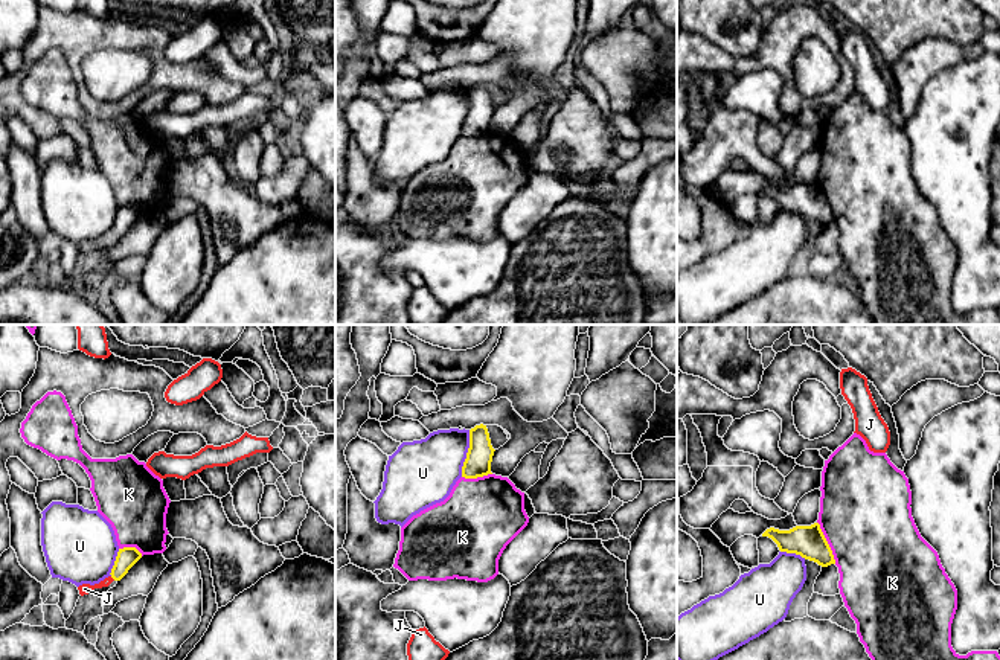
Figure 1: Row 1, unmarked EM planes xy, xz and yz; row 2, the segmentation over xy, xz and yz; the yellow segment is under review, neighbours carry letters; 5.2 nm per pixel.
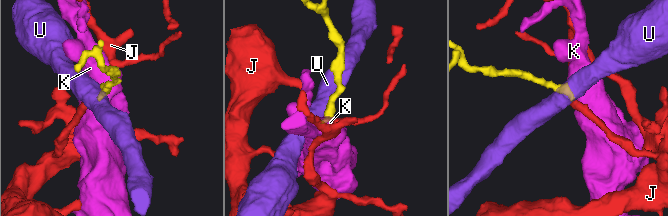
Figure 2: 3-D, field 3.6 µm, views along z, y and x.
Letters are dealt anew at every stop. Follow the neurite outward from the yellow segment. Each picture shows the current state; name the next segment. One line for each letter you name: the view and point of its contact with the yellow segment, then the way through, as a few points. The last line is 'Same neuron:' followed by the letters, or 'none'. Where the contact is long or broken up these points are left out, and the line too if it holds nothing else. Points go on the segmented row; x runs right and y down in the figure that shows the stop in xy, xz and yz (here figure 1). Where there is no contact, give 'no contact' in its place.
J: xy (113, 578) | across xy (127, 557), (113, 578), (99, 586), (84, 589)
Same neuron: J

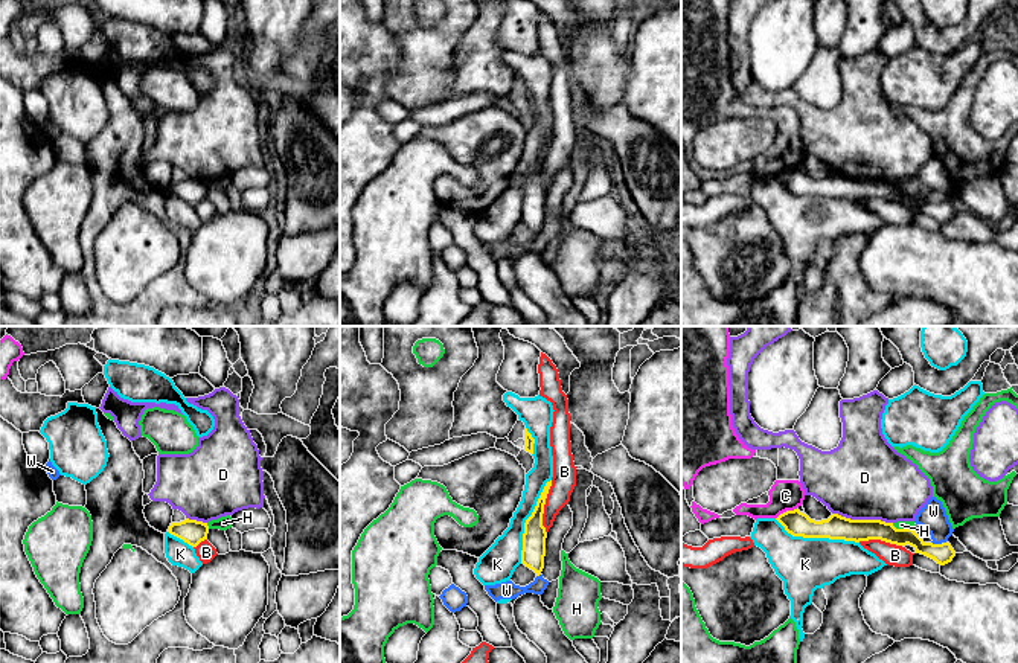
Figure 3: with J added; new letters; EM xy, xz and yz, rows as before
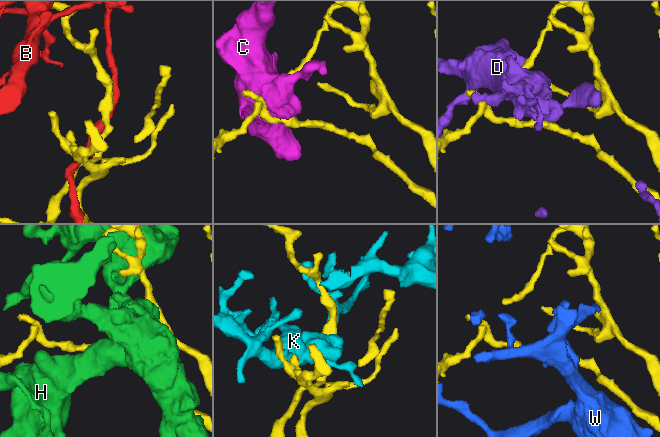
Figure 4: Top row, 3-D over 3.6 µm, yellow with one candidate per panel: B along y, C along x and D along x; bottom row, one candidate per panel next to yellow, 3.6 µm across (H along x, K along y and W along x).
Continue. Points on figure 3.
Same neuron: none

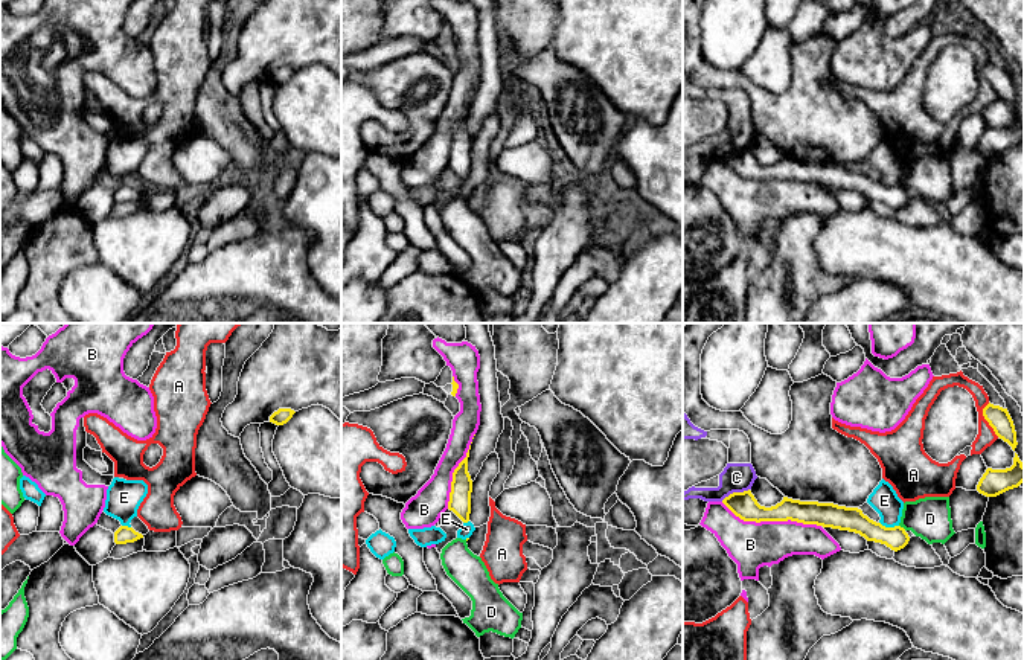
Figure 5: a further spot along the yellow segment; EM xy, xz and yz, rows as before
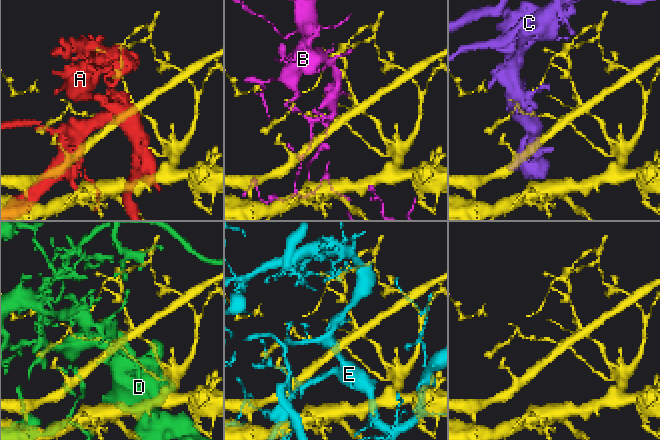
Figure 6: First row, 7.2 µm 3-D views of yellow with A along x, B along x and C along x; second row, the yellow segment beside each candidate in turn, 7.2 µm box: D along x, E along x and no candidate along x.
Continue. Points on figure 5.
Same neuron: none

